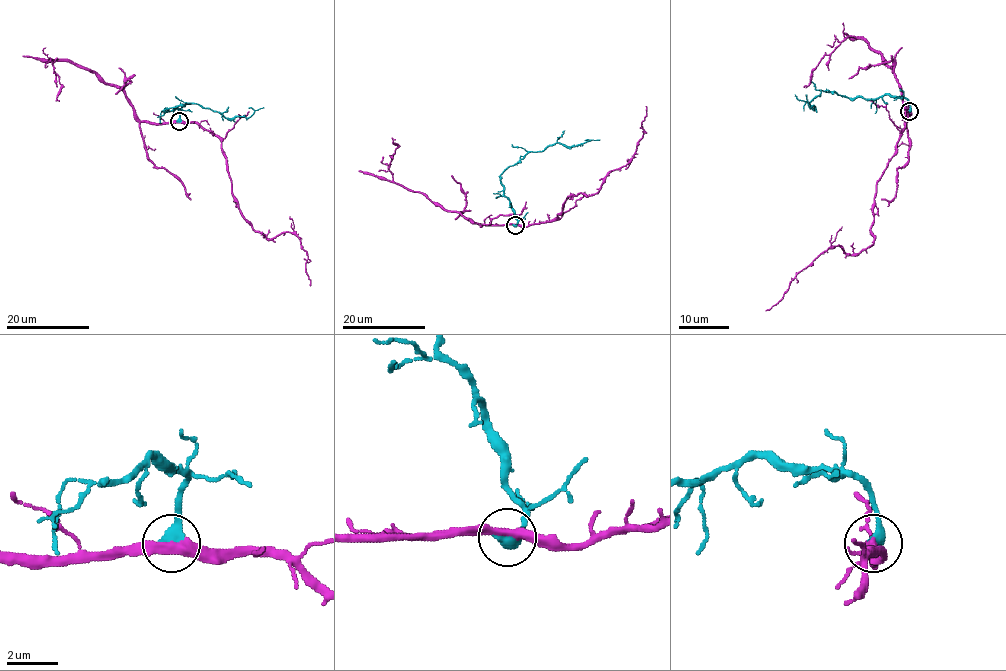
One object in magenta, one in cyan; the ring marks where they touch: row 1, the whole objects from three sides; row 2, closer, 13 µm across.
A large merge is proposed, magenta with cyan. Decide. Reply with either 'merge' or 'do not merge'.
merge

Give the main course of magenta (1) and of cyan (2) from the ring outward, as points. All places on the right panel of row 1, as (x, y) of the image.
1: (908, 111), (896, 152), (877, 182), (871, 227), (873, 243), (857, 253), (831, 246), (797, 275), (766, 311)
2: (909, 111), (909, 102), (898, 96), (852, 98), (821, 91), (809, 103), (813, 108), (809, 107), (806, 95)

